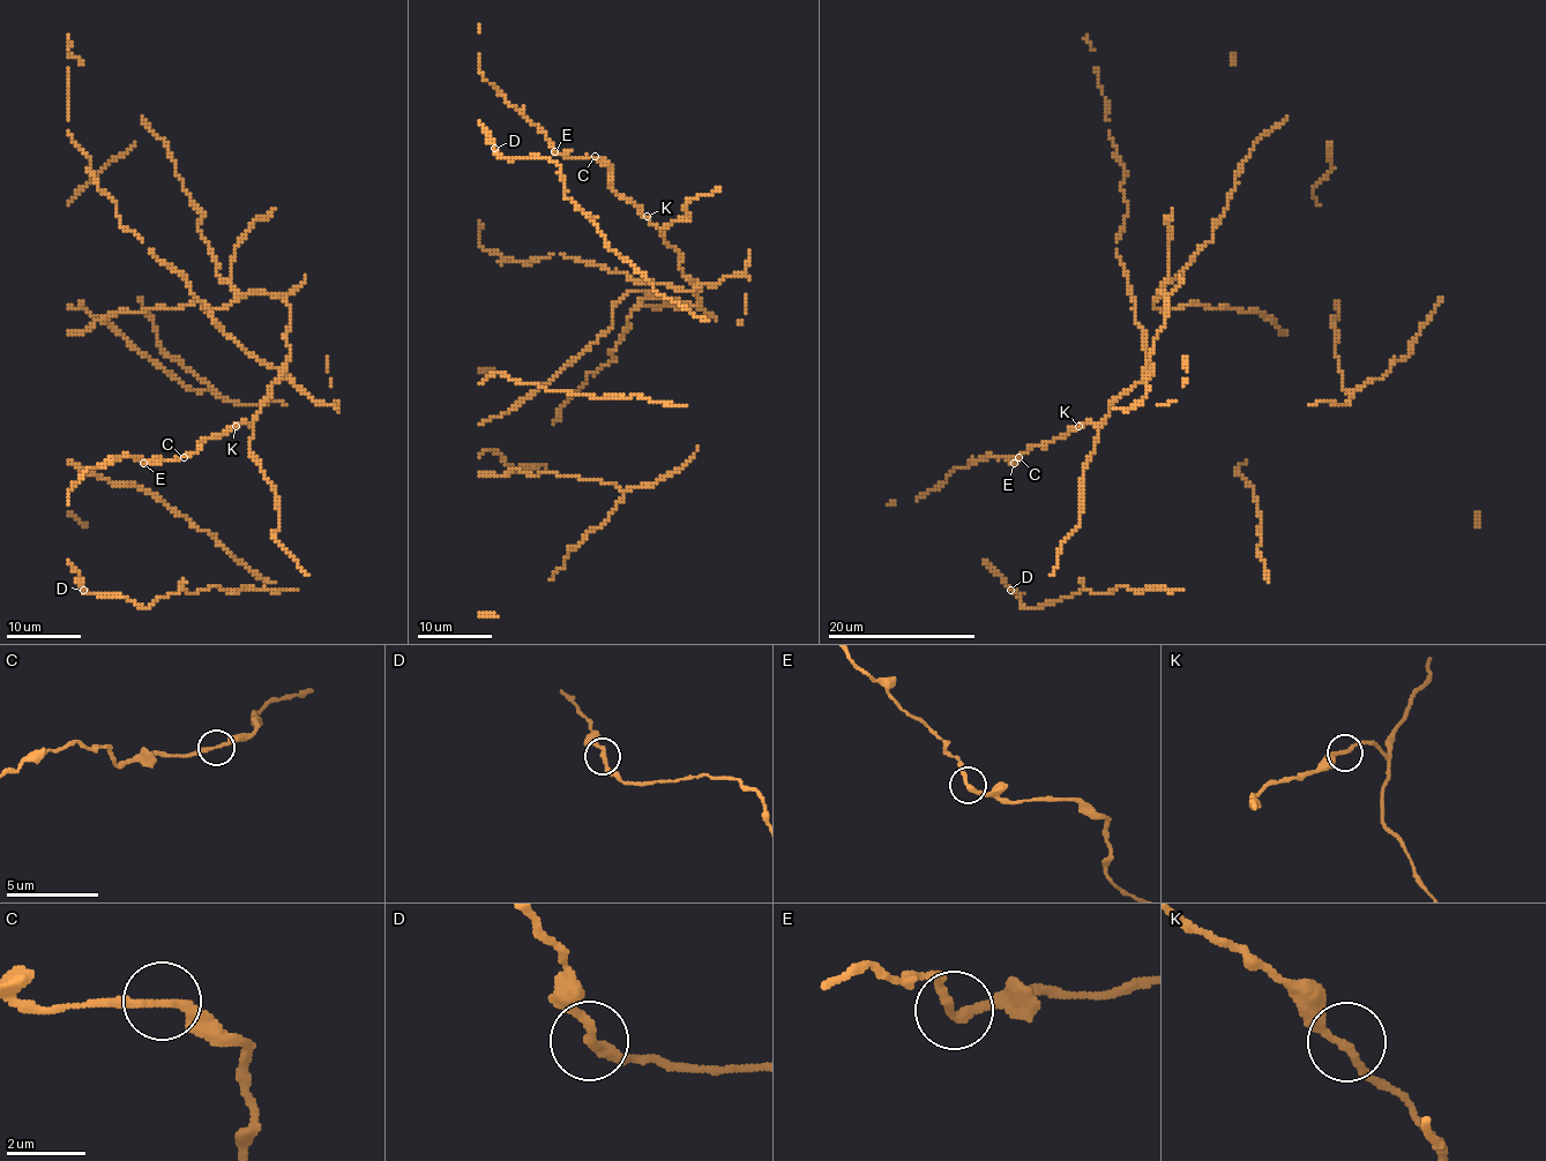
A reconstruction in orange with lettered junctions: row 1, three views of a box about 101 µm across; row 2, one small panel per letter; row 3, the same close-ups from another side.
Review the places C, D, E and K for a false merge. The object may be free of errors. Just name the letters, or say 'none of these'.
none of these

